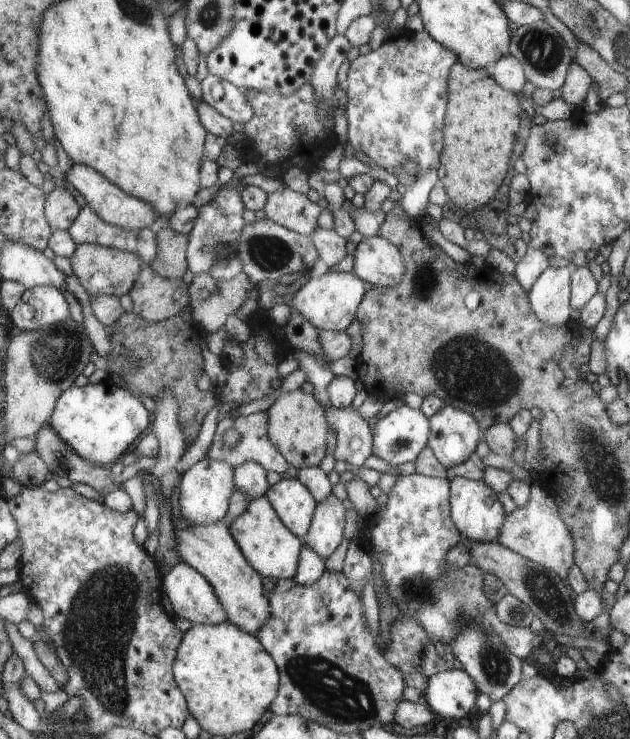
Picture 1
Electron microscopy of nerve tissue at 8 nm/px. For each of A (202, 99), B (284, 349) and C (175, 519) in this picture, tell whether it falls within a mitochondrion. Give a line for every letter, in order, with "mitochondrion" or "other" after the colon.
A: other
B: other
C: other

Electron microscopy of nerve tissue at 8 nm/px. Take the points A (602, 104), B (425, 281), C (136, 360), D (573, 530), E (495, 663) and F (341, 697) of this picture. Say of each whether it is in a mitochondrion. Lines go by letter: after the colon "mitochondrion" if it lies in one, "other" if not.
A: other
B: mitochondrion
C: mitochondrion
D: other
E: mitochondrion
F: mitochondrion

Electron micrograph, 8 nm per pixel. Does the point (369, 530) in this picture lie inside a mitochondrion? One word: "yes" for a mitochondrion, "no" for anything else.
no

